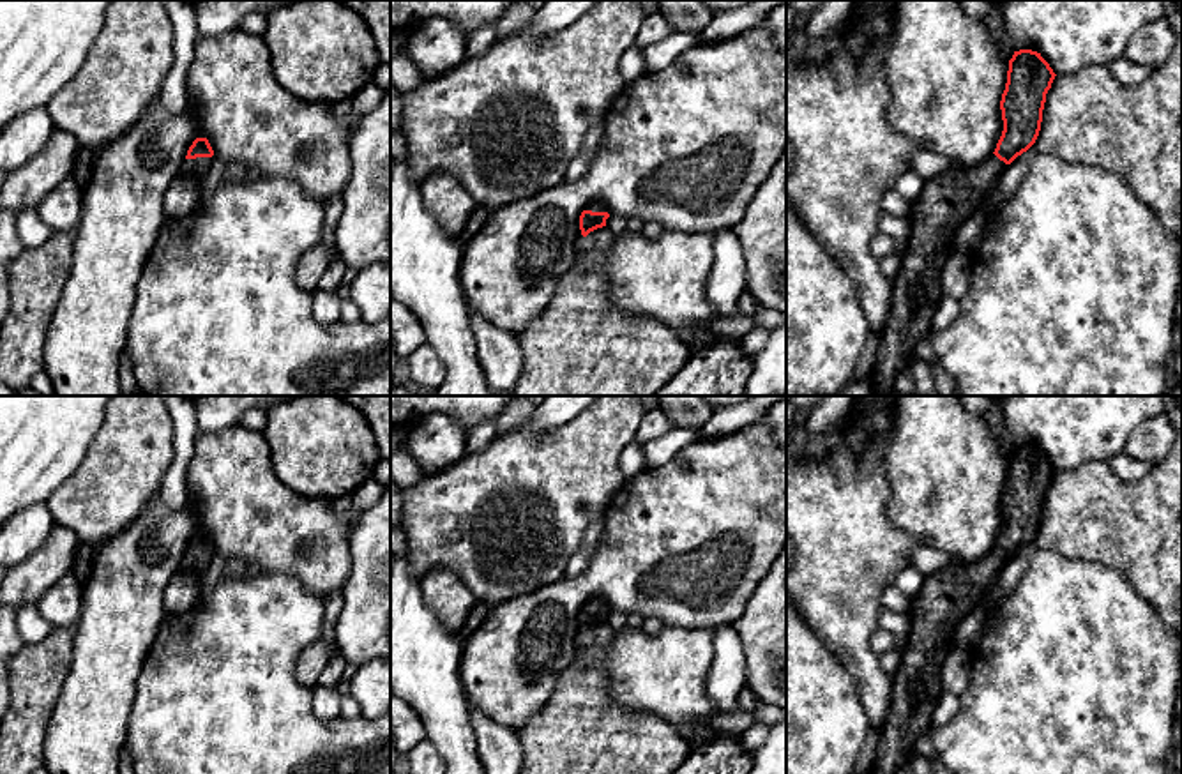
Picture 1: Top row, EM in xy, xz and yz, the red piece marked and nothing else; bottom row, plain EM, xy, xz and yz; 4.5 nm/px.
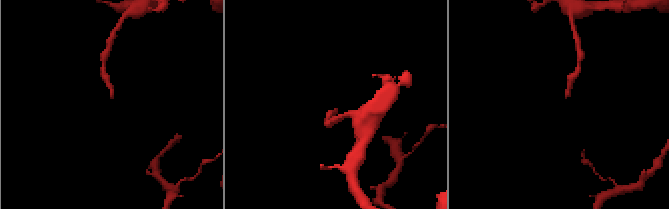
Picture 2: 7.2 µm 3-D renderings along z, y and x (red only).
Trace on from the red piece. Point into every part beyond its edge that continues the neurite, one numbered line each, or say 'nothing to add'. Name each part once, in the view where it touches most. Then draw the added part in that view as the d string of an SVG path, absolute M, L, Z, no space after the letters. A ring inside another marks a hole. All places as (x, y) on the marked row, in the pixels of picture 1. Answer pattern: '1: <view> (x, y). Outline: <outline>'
1: xy (196, 168). Outline: M214 156L186 159L182 163L180 173L186 177L193 177L196 180L203 180L212 163L214 163Z

